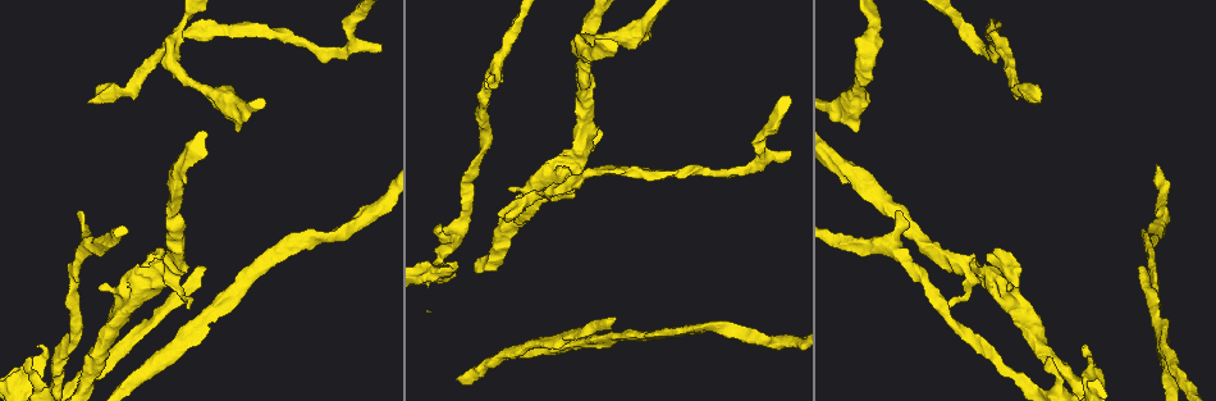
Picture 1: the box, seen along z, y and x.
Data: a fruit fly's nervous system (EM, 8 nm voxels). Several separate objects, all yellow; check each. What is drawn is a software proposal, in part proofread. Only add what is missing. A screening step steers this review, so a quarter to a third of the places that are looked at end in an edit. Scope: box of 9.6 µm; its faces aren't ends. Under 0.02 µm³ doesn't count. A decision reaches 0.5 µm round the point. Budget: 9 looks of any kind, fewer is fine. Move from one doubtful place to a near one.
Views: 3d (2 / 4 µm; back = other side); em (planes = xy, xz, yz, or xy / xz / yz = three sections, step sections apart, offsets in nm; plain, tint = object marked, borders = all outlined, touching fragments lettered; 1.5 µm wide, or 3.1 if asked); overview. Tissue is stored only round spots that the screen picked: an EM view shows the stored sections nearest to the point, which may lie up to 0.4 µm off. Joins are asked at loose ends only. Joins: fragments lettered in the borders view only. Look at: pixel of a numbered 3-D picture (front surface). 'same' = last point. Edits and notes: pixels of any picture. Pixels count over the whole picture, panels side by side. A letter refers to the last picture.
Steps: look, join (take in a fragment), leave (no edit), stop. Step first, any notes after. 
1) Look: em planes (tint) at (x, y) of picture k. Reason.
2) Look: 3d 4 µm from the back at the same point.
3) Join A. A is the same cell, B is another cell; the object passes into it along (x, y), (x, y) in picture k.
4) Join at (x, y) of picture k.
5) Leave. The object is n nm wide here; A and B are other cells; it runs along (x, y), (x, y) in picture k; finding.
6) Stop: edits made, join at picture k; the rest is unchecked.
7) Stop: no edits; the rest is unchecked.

Look: 3d 4 µm at (30, 357) of picture 1. Free end.

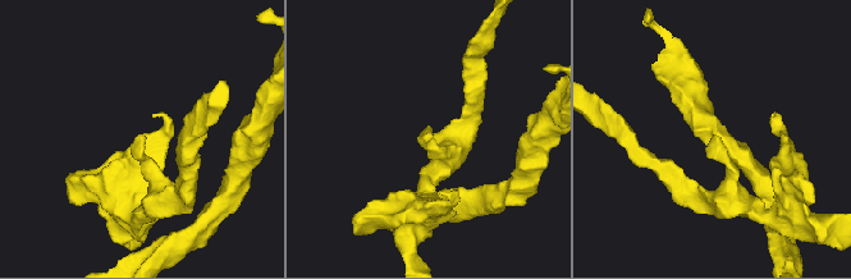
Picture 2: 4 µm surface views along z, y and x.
Look: em planes (borders) at (431, 133) of picture 2.

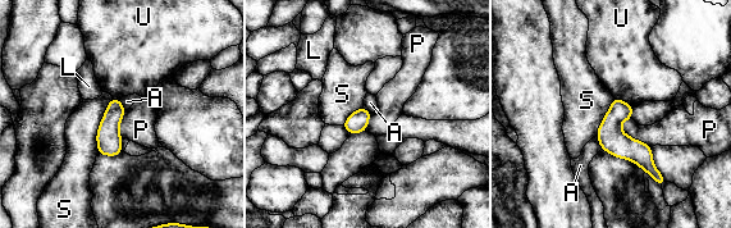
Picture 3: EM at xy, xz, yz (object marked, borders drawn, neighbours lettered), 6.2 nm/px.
Leave. A, L, P, S and U are other cells; no lettered fragment goes on from it.

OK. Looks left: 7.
Look: 3d 2 µm at (188, 306) of picture 1. Tapers out.

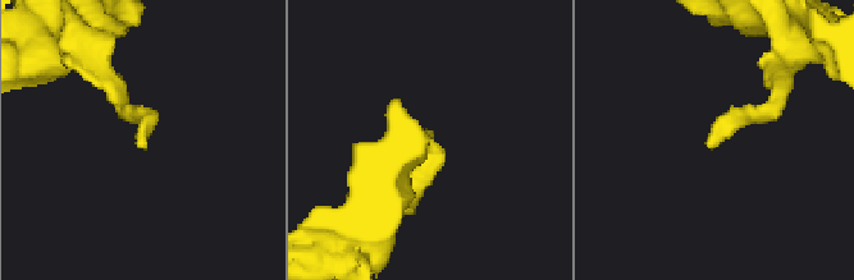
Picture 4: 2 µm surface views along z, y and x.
Look: em planes (plain) at (709, 143) of picture 4.

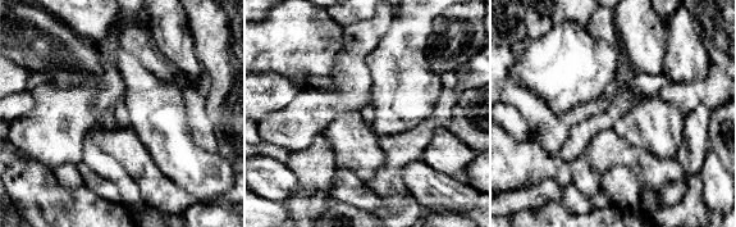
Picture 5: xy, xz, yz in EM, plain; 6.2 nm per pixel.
Look: em planes (borders) at the same point. See the neighbours.

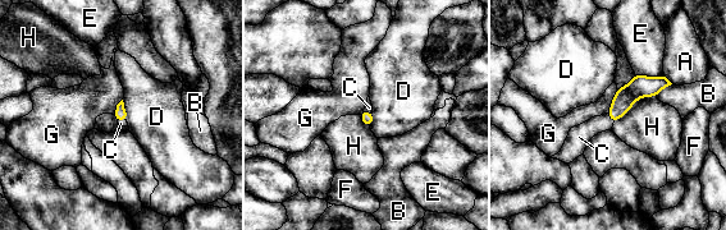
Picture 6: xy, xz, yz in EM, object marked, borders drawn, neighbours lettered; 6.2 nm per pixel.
Join C. The longest contact is with H, 320 nm; C is the same cell, A, B, D, E, F, G and H are other cells; the object passes into it along (626, 96), (610, 118), (579, 137) in picture 6; it goes on there.

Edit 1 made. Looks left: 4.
Look: overview.

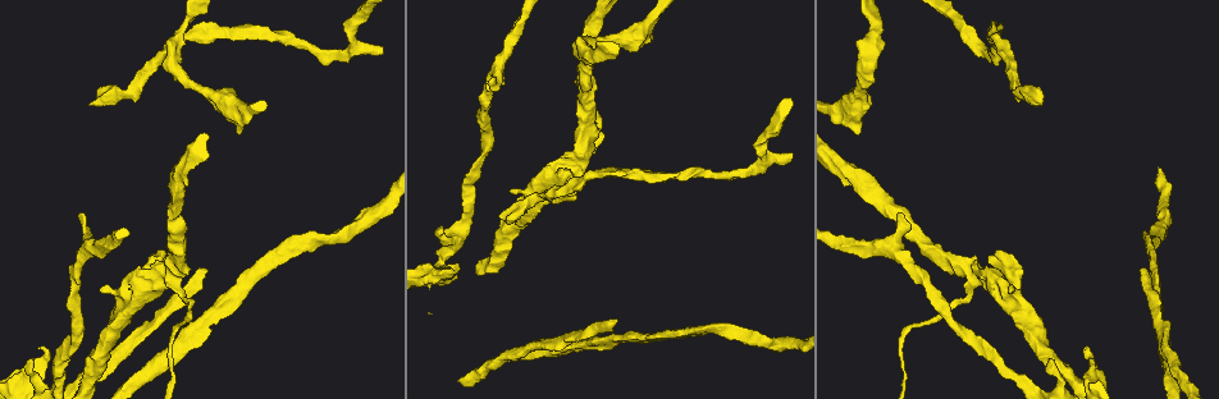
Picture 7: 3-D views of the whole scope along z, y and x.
Look: 3d 4 µm at (83, 216) of picture 7. Free end.

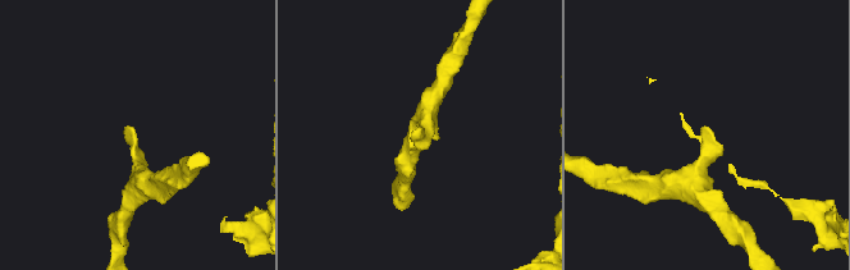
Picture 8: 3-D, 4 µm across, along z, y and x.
Look: em planes (borders) at (129, 127) of picture 8. Now the EM.

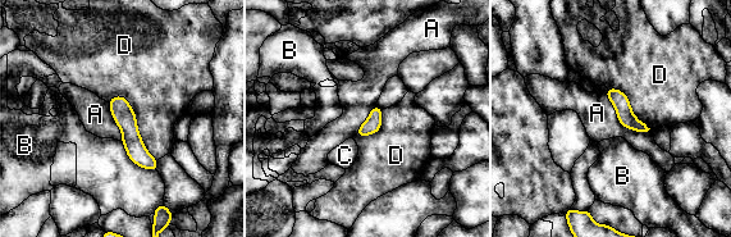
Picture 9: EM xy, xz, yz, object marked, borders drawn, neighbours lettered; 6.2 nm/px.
Leave. A, B, C and D are other cells; a border runs along (113, 95), (127, 100), (156, 160) in picture 9; no lettered fragment goes on from it.

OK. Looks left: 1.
Look: em planes (borders) at (858, 132) of picture 7. Branch stops here.

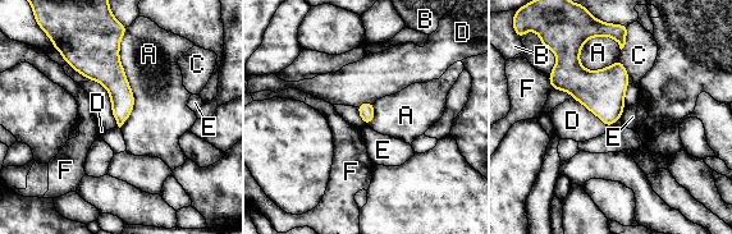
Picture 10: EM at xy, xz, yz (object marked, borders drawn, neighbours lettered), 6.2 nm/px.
Leave. A, B, C, D, E and F are other cells; a border runs along (621, 49), (593, 36), (579, 63) in picture 10; no lettered fragment goes on from it.

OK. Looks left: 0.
Stop: edits made, join at picture 6; the rest is unchecked.

